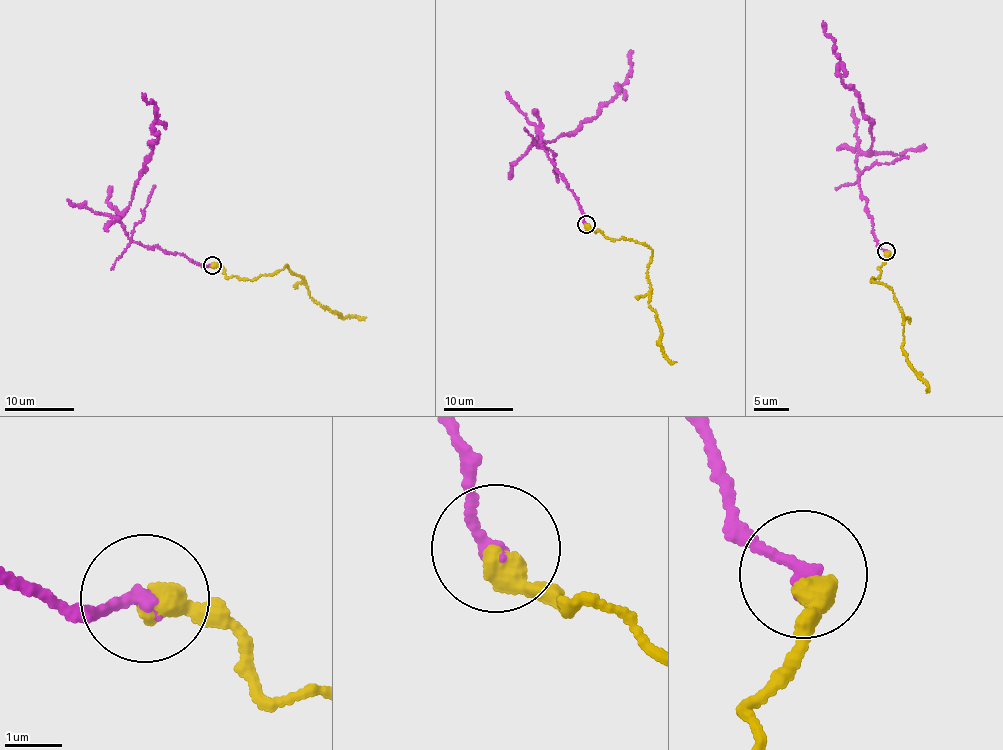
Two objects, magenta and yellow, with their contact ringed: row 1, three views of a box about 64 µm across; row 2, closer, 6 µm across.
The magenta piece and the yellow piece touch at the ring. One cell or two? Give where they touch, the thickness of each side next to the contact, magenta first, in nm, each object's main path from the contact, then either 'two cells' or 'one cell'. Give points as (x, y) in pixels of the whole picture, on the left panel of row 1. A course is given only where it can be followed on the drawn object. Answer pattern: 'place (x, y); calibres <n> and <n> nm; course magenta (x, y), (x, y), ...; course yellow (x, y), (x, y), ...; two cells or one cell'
place (212, 265); calibres 240 and 480 nm; course magenta (212, 264), (206, 267), (133, 240), (123, 230), (119, 219), (157, 139), (154, 105), (145, 101), (142, 93); course yellow (212, 266), (230, 277), (256, 280), (288, 264), (321, 304), (345, 317), (366, 317); two cells

